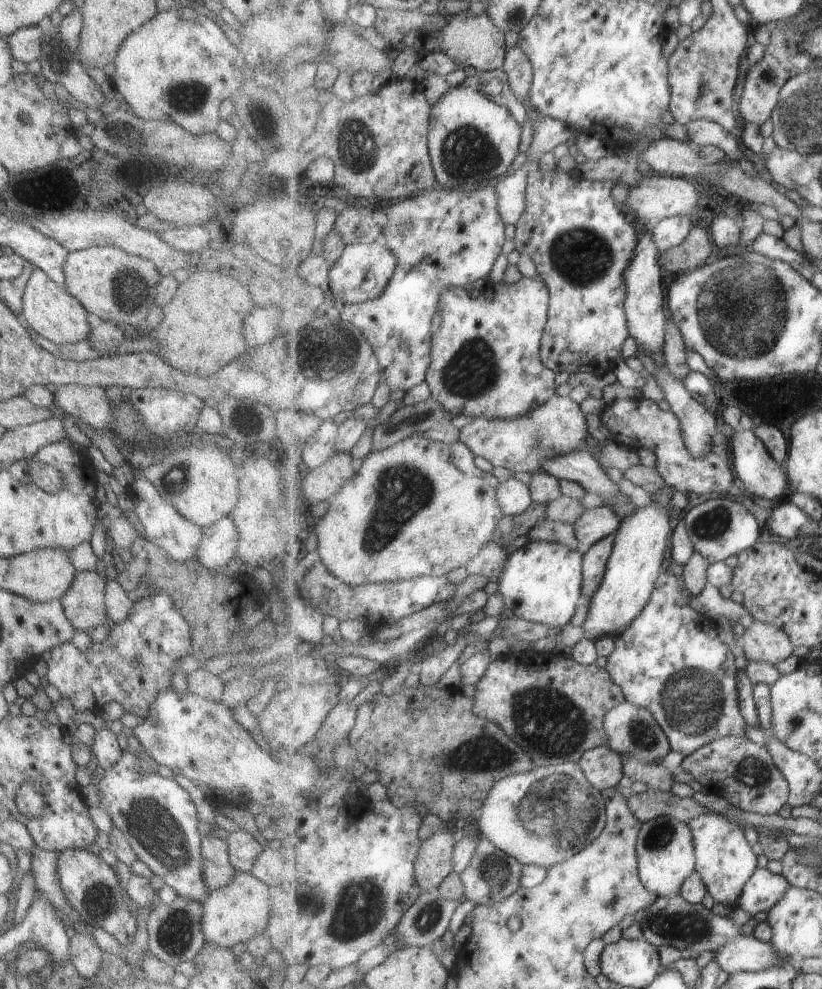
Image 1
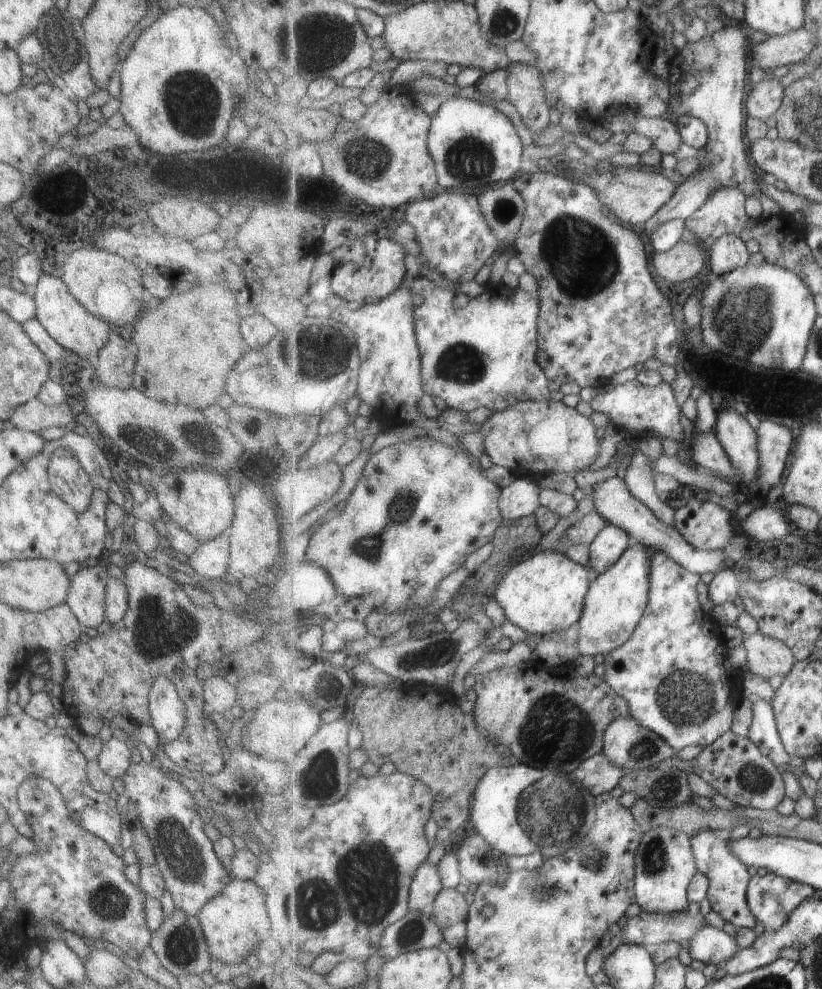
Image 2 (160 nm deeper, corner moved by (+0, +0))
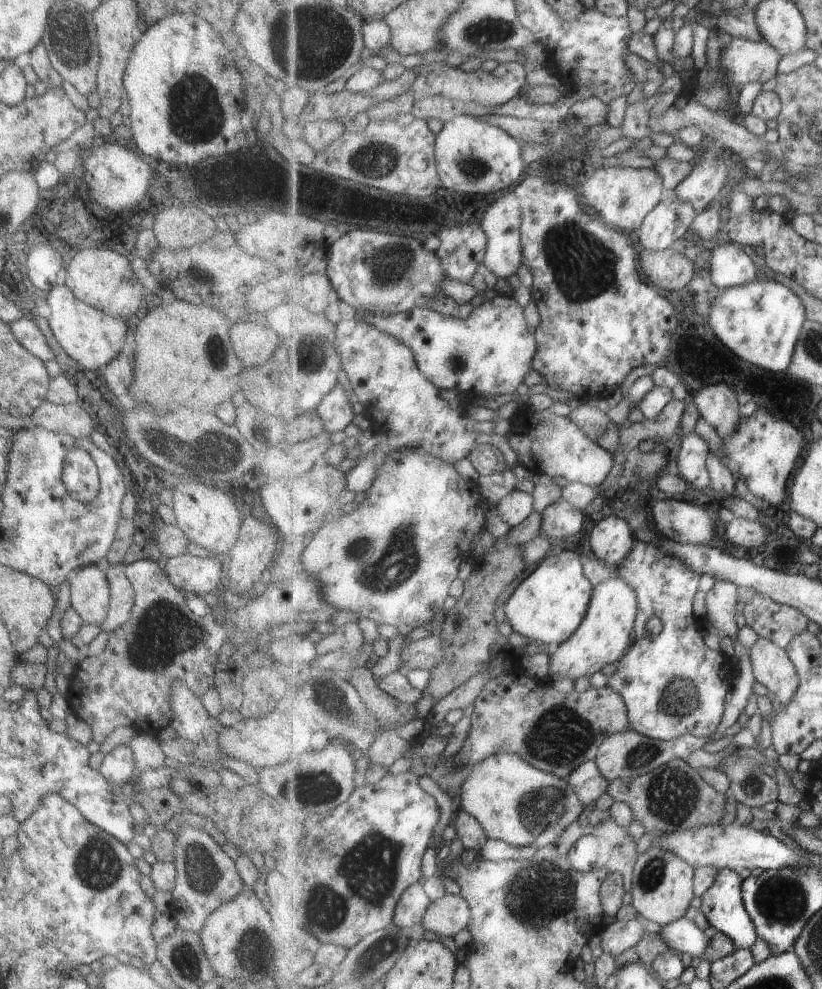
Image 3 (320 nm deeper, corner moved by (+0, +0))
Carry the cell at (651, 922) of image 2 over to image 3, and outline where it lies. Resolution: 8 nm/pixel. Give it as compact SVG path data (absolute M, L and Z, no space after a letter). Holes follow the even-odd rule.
M637 919L616 920L611 924L605 924L604 928L598 933L600 946L603 952L609 953L612 957L623 954L629 948L634 949L638 942L641 942L646 932Z

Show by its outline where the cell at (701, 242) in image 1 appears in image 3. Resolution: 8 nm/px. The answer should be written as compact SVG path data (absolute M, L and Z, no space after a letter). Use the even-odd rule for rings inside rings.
M671 249L640 252L641 268L647 283L663 290L681 290L693 280L695 263L680 252Z

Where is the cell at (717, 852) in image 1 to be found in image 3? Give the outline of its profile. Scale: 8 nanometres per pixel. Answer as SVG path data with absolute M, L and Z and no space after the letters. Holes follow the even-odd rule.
M720 869L715 884L705 894L702 894L702 903L699 907L699 911L703 912L707 918L709 926L712 926L716 932L731 938L737 945L737 949L751 948L757 942L757 936L759 937L756 924L752 921L752 916L748 913L744 903L742 890L744 880L736 870Z

